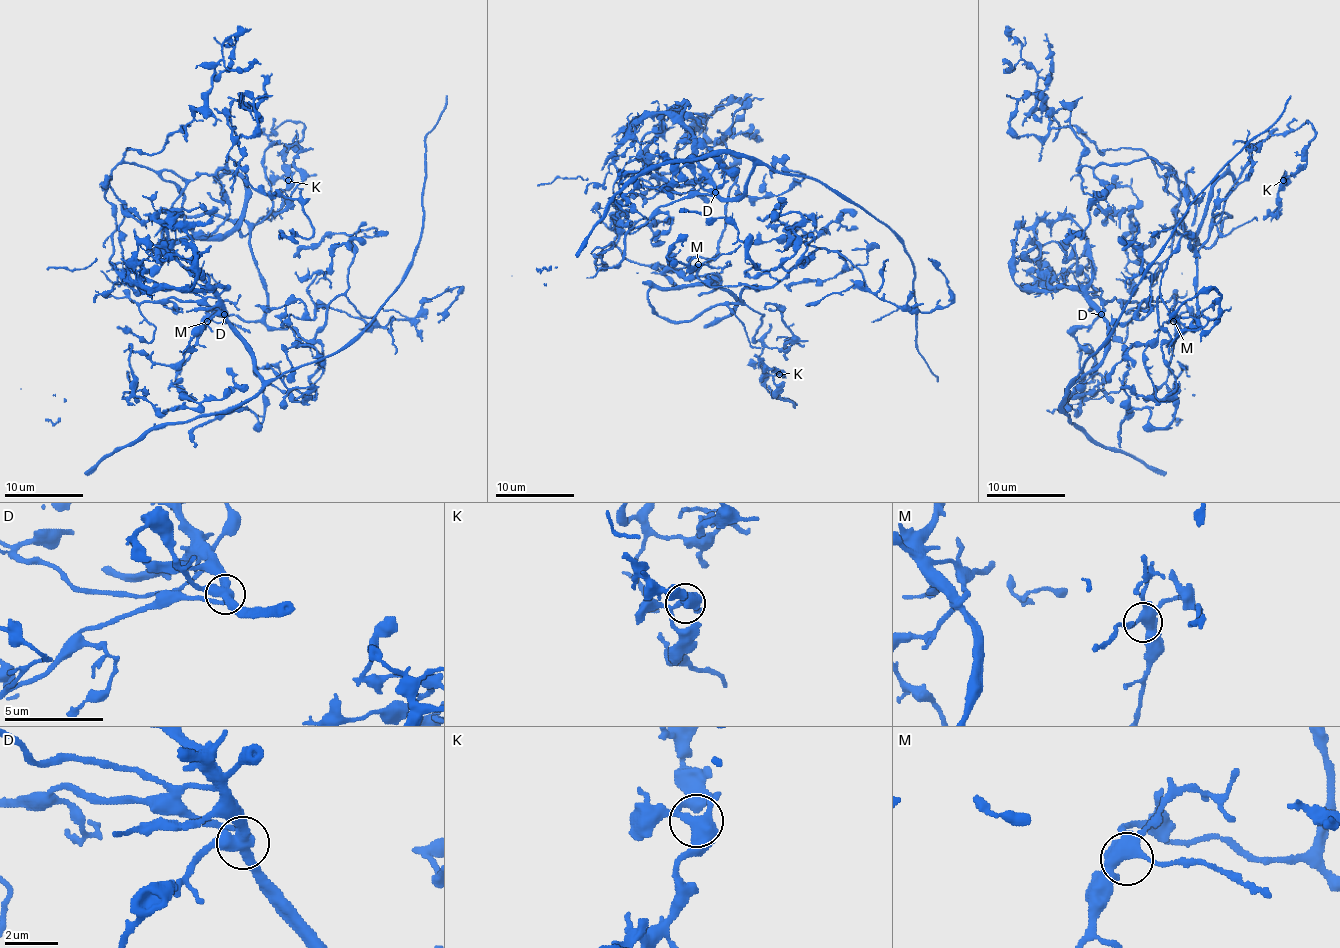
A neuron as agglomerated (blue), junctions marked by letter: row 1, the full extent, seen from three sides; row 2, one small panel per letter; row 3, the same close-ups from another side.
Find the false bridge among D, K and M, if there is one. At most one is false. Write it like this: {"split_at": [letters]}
{"split_at": ["D"]}

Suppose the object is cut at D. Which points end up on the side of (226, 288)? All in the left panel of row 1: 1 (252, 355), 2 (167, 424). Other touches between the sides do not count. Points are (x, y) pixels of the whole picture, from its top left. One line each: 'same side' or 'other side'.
1: other side
2: other side

